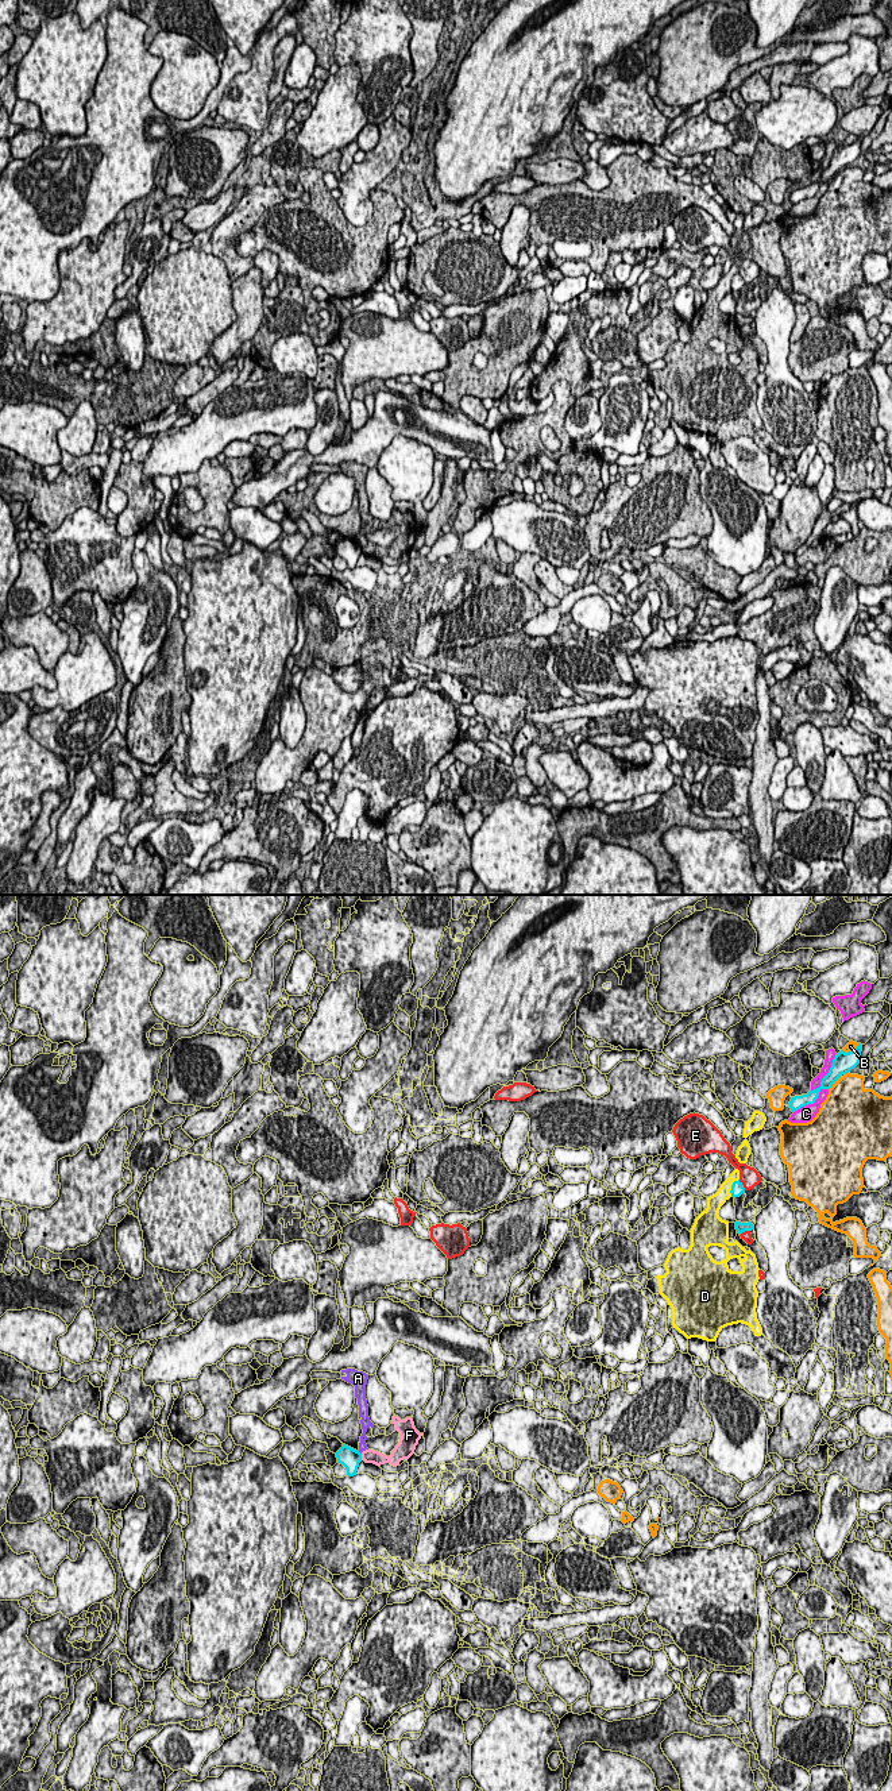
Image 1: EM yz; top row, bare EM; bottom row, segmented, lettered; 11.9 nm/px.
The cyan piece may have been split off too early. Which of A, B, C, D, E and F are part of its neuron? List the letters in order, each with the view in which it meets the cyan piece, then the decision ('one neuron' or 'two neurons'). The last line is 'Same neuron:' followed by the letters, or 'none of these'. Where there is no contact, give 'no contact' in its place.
A: contact in yz; two neurons
B: contact in yz; two neurons
C: contact in yz; two neurons
D: contact in yz; two neurons
E: contact in yz; two neurons
F: contact in yz; two neurons
Same neuron: none of these

